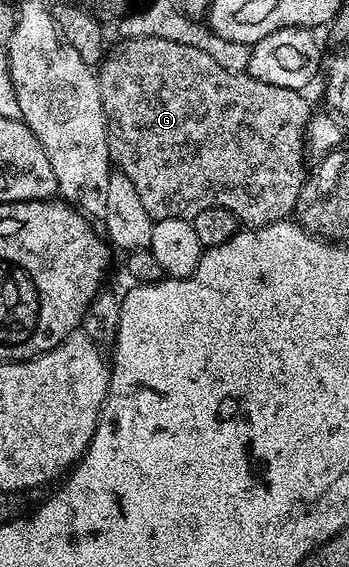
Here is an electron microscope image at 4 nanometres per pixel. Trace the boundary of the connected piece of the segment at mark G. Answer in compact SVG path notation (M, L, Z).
M125 38L119 43L116 51L109 53L99 63L98 81L102 112L106 120L108 133L108 156L113 167L124 174L134 184L138 192L138 200L142 200L142 208L153 218L186 218L191 220L198 212L206 208L221 206L236 217L237 223L244 228L268 226L272 222L283 222L296 209L298 192L304 187L306 166L304 170L304 154L306 155L306 135L310 109L305 95L299 90L278 88L278 84L266 84L247 72L222 68L206 52L198 48L190 48L190 44L178 44L174 40L161 38Z

